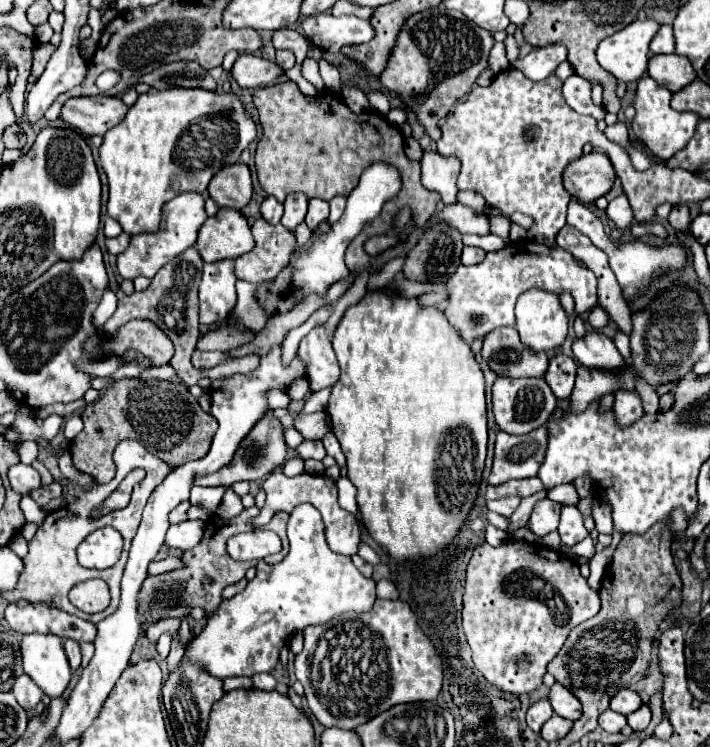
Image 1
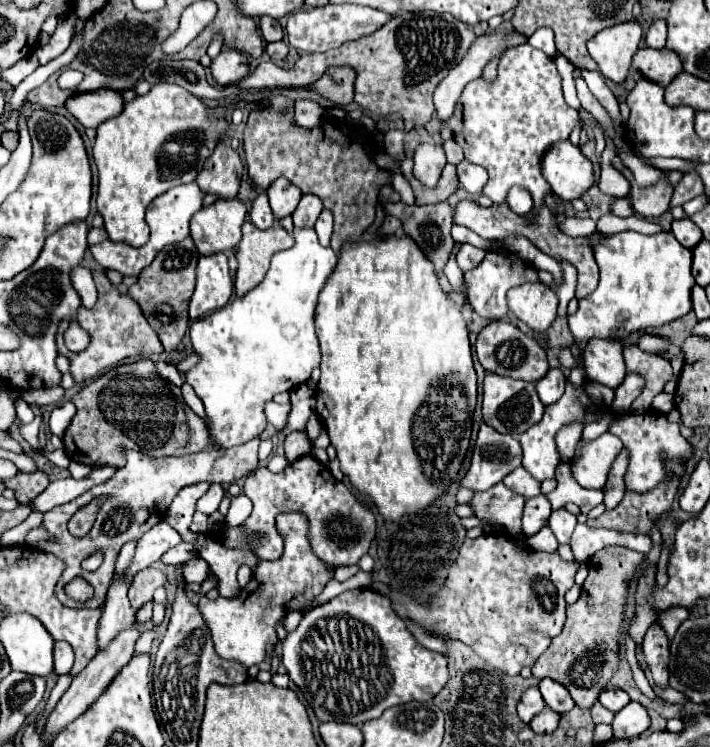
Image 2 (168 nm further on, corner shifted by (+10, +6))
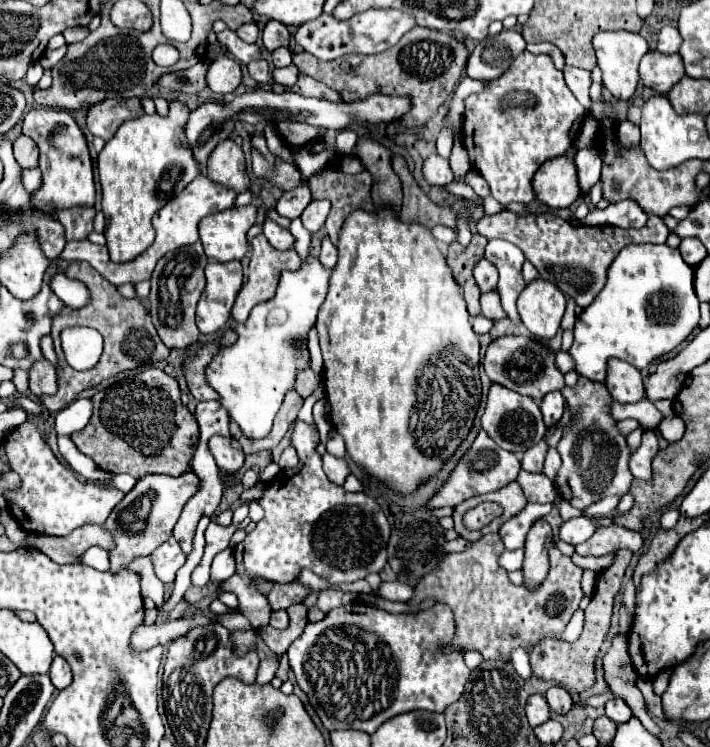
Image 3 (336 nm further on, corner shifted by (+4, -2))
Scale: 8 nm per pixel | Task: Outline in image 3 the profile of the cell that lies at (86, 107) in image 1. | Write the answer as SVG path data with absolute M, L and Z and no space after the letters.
M108 99L104 103L96 103L88 111L88 129L96 135L102 137L104 141L112 139L116 129L128 121L142 117L144 109L140 99Z

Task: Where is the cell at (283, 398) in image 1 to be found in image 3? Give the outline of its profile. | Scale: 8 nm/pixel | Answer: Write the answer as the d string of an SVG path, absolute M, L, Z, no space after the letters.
M304 421L294 423L292 446L296 449L298 465L286 470L282 479L266 485L260 505L266 515L256 523L256 529L242 541L236 551L236 575L220 583L212 593L192 603L194 609L208 609L220 593L234 593L244 607L244 615L260 629L268 625L270 611L264 593L258 589L256 579L288 583L300 575L302 569L310 569L330 583L350 583L364 579L370 573L382 571L386 565L386 547L390 537L390 523L380 505L370 497L370 533L368 533L368 495L350 493L330 483L322 471L322 457L316 451L320 435Z

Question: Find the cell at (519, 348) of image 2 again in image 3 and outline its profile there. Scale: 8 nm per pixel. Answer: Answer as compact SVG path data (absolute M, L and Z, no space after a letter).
M500 337L490 343L486 357L484 357L484 371L492 383L498 383L502 387L508 387L520 395L528 395L534 401L542 401L546 393L562 391L564 389L564 375L556 367L554 351L530 337Z

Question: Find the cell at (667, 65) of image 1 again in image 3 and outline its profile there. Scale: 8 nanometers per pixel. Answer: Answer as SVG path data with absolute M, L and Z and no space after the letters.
M648 51L640 61L640 79L646 87L666 95L672 85L684 77L684 65L680 55L664 55L660 51Z

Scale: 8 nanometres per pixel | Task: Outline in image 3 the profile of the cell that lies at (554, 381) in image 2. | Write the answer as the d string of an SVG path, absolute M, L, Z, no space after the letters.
M548 393L542 403L540 403L540 411L542 411L542 417L544 417L544 423L548 427L556 425L564 413L564 397L558 393Z

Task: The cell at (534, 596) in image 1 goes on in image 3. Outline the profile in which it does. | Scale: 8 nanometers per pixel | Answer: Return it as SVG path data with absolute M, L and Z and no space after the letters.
M488 533L464 551L446 555L440 565L432 573L424 575L416 585L416 595L410 601L412 605L432 597L438 603L448 605L454 613L456 635L454 645L446 647L448 651L464 647L466 651L480 651L484 659L510 661L512 649L524 647L530 651L548 631L562 633L578 609L580 599L584 597L580 587L582 569L576 567L570 557L562 555L556 545L550 547L550 573L536 591L510 583L506 569L498 565L502 551L504 543L500 535Z

